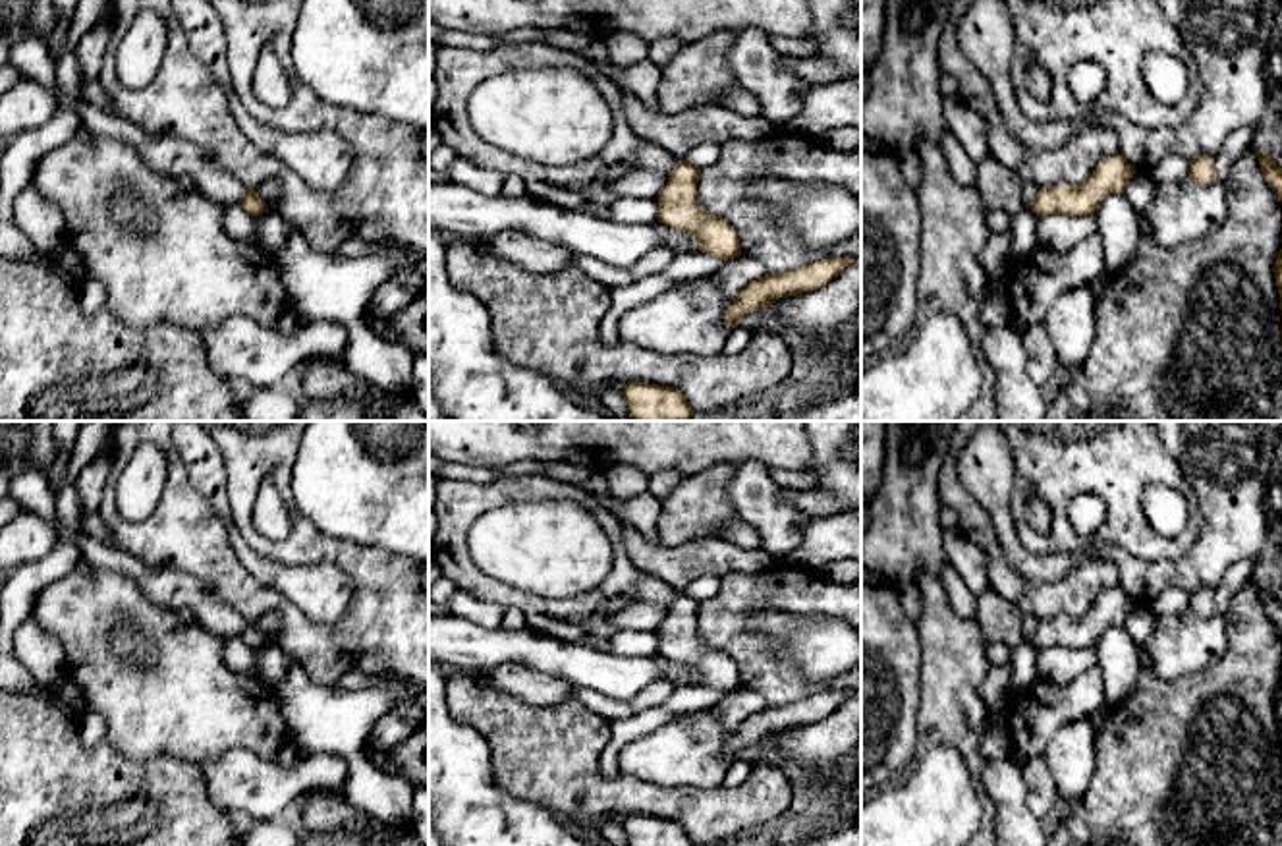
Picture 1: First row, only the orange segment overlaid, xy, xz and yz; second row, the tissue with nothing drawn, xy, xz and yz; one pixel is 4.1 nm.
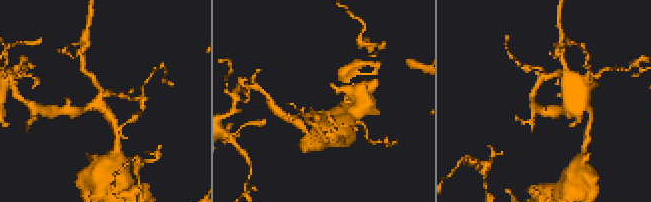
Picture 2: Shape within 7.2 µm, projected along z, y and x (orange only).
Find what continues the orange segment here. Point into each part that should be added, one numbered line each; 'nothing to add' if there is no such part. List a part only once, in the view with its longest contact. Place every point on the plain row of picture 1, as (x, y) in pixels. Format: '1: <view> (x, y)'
nothing to add

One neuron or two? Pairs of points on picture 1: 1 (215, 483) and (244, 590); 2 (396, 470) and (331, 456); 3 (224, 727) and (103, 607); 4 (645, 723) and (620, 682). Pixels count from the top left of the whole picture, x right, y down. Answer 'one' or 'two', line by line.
1: two
2: one
3: one
4: two

